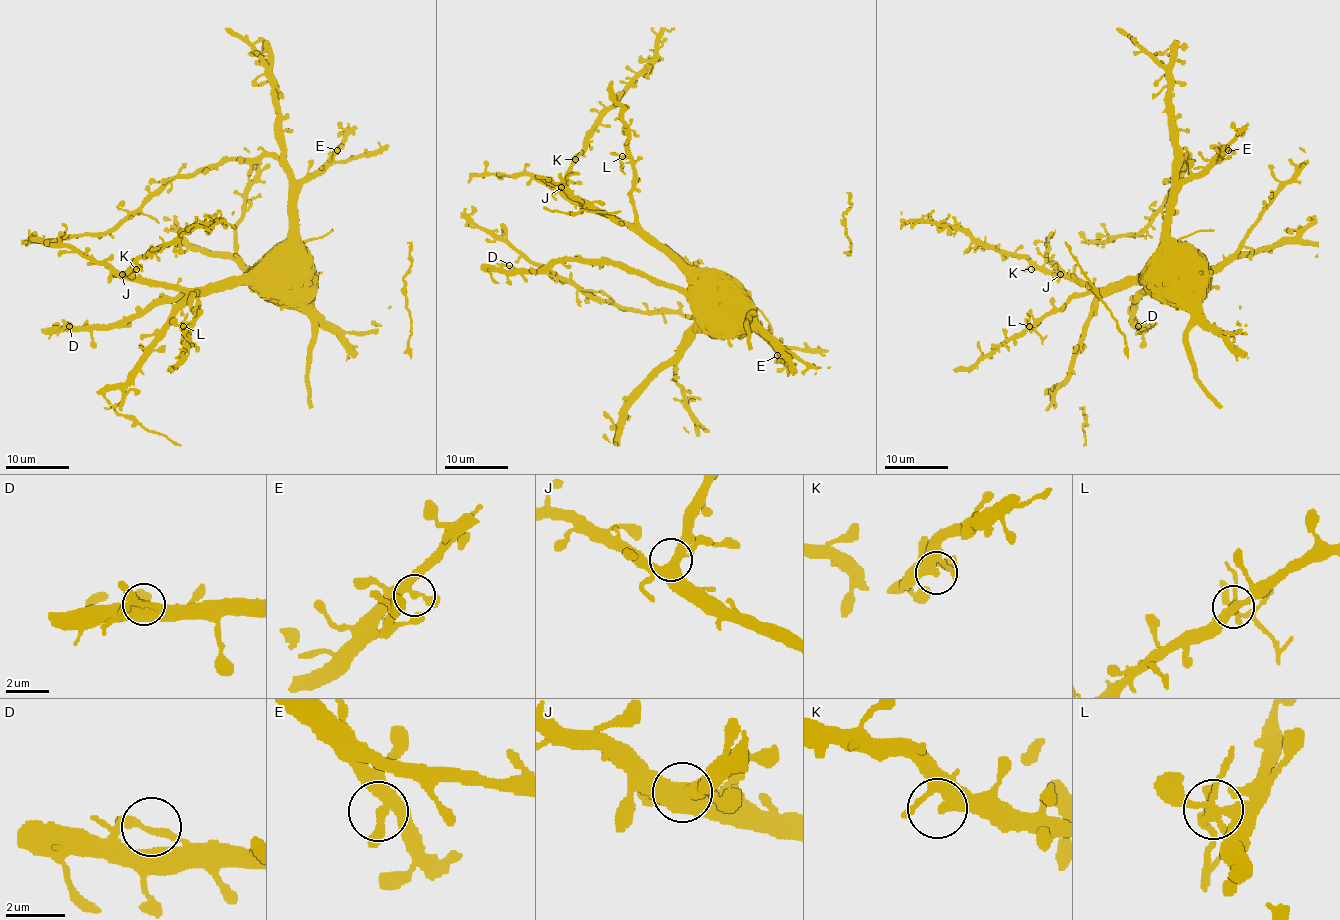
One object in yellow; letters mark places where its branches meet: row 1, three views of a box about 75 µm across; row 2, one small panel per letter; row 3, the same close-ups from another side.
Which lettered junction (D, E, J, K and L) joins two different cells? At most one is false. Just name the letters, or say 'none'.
L

